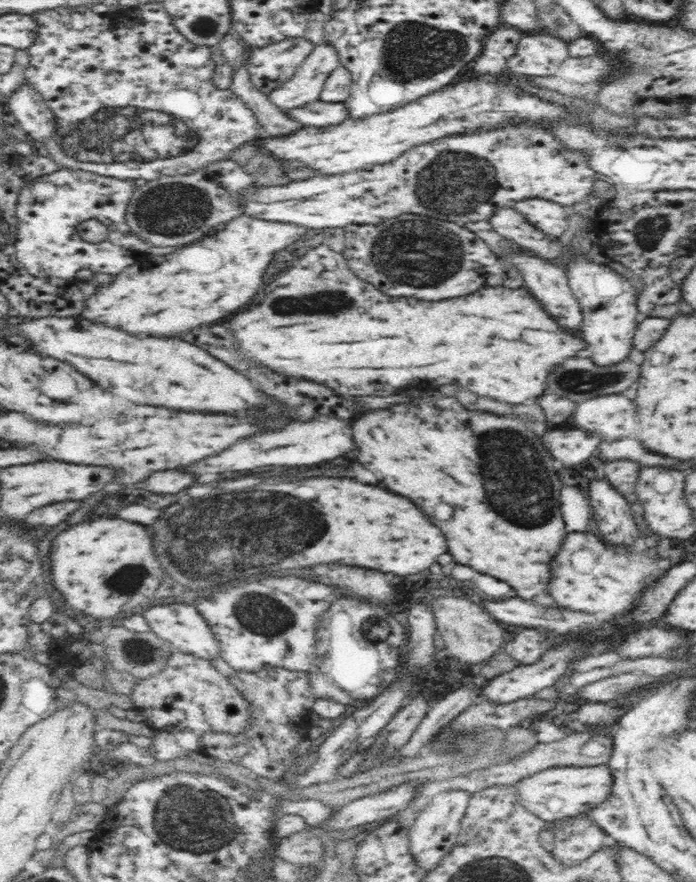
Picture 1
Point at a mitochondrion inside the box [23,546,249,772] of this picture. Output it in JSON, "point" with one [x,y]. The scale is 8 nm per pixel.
{"point":[127,581]}

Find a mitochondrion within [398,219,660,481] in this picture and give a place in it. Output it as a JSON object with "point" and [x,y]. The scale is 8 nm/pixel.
{"point":[577,381]}

